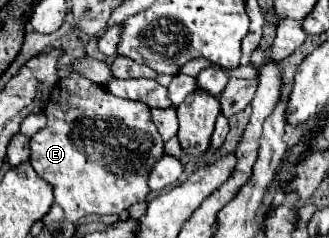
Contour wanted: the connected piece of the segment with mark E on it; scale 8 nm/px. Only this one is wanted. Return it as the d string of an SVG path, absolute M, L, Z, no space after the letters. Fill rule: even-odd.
M71 70L71 74L53 88L45 116L47 126L31 138L29 162L43 180L53 184L55 202L63 208L65 220L79 222L85 214L121 214L131 204L147 198L151 192L149 174L155 162L163 158L165 144L151 120L151 108L145 102L117 98L105 86Z

